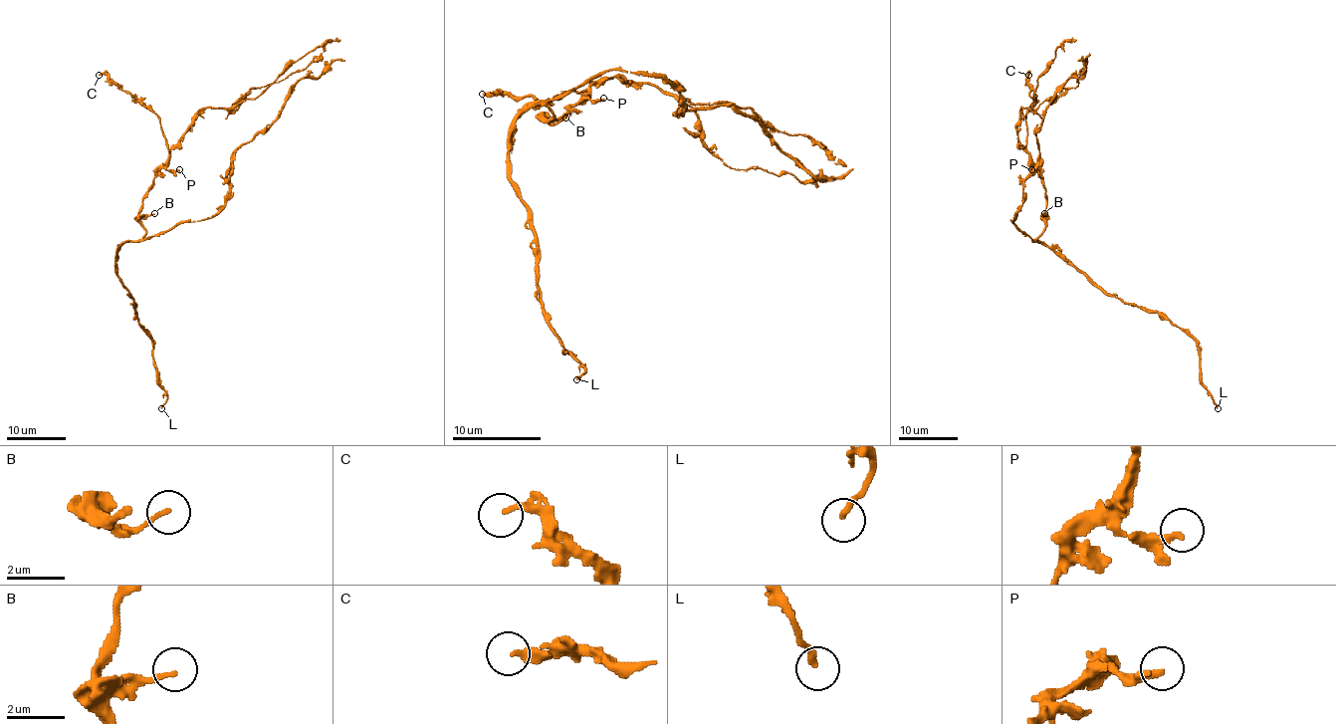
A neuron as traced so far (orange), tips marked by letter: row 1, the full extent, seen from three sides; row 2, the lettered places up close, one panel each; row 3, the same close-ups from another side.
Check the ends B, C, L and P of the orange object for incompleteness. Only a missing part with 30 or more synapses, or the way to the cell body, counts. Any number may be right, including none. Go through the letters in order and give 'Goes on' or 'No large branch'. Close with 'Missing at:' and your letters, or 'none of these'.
B: No large branch
C: No large branch
L: No large branch
P: No large branch
Missing at: none of these

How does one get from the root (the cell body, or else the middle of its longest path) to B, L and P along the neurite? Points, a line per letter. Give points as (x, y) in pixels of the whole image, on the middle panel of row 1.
B: (546, 118), (551, 122), (565, 118)
L: (546, 118), (548, 107), (533, 105), (515, 122), (508, 182), (533, 226), (542, 311), (585, 370), (576, 379)
P: (546, 118), (544, 120), (561, 118), (585, 98), (603, 98)

